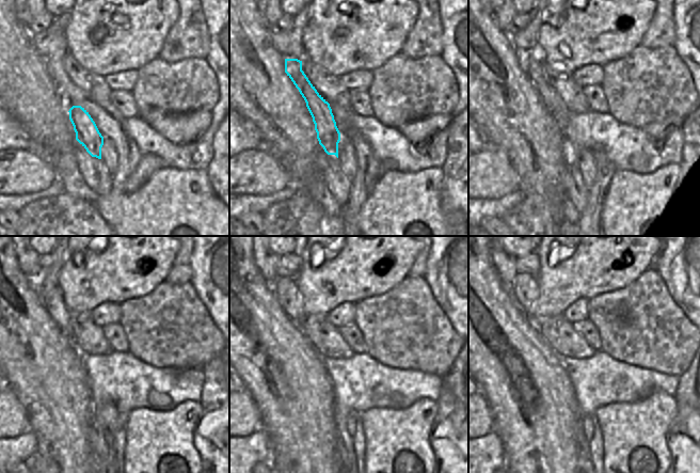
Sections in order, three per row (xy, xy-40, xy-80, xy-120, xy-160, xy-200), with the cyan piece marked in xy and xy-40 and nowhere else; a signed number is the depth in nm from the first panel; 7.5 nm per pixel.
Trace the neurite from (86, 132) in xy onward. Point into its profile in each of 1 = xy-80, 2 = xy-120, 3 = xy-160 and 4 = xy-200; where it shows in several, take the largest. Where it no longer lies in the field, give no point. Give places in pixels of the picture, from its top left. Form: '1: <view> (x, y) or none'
1: xy-80 (536, 73)
2: xy-120 (51, 297)
3: xy-160 (286, 290)
4: xy-200 (526, 286)

